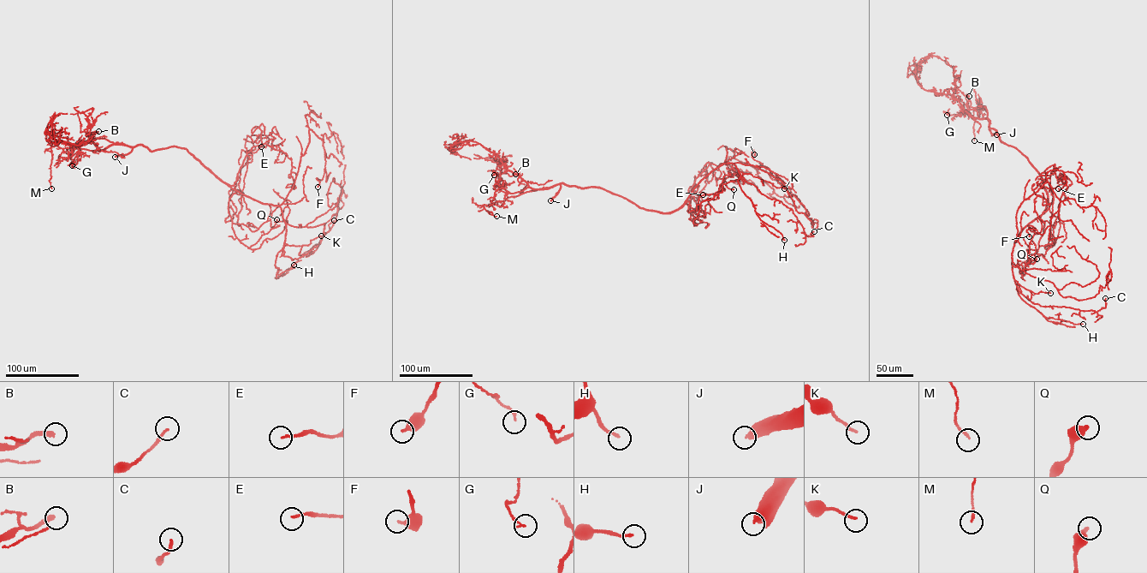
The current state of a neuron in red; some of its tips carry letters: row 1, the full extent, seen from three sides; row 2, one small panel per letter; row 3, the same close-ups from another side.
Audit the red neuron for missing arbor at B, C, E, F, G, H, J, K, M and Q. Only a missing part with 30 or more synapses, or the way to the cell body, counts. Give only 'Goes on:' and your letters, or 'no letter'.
Goes on: H, J

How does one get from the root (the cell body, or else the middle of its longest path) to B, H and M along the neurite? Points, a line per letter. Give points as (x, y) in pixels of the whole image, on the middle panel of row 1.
B: (663, 212), (640, 208), (598, 188), (561, 183), (531, 188), (502, 164), (496, 167), (509, 176), (515, 174)
H: (663, 212), (683, 205), (712, 170), (733, 164), (756, 214), (784, 240)
M: (663, 212), (640, 208), (600, 188), (561, 183), (482, 205), (490, 214), (489, 211), (496, 216)

